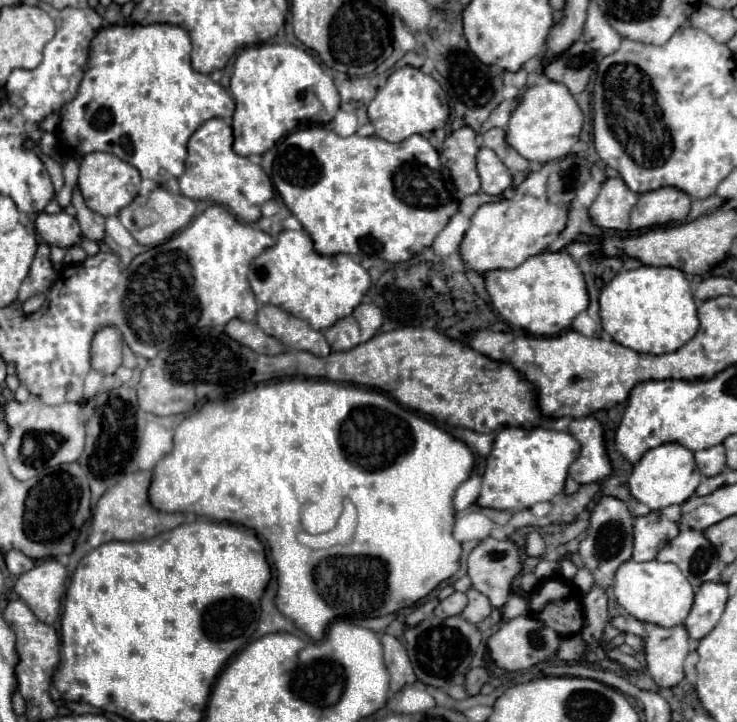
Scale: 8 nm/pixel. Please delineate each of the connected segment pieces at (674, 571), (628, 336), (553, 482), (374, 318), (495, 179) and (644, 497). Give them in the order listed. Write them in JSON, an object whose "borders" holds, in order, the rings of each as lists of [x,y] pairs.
{"borders":[[[[659,560],[623,562],[623,566],[619,566],[615,574],[613,590],[615,590],[617,602],[631,616],[635,616],[641,622],[651,622],[667,628],[683,624],[693,604],[693,588],[687,582],[687,578],[683,578],[683,572],[675,564],[659,562]]],[[[639,266],[635,270],[623,270],[603,288],[599,304],[603,330],[617,344],[635,352],[675,352],[677,348],[687,344],[699,328],[691,284],[677,268]]],[[[505,426],[497,432],[493,460],[483,474],[481,494],[477,506],[495,510],[525,510],[539,502],[549,502],[555,494],[563,492],[567,470],[579,456],[579,442],[569,432],[553,428],[513,428]]],[[[359,304],[353,310],[351,320],[355,322],[355,326],[359,330],[359,342],[367,342],[381,328],[383,314],[381,314],[381,310],[375,304]]],[[[479,148],[477,172],[481,178],[481,190],[491,196],[499,196],[511,186],[511,172],[503,166],[491,148]]],[[[663,444],[651,448],[635,464],[633,474],[629,476],[629,490],[639,502],[647,504],[651,510],[663,510],[671,504],[683,504],[687,498],[691,498],[699,482],[701,482],[701,474],[699,468],[695,466],[693,452],[681,444]]]]}

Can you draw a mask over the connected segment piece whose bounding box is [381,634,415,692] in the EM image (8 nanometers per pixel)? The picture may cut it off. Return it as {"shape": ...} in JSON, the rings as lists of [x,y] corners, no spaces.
{"shape":[[[391,634],[381,636],[381,644],[385,650],[385,666],[391,674],[391,690],[399,692],[405,682],[413,682],[415,674],[411,668],[411,662],[407,658],[405,646]]]}

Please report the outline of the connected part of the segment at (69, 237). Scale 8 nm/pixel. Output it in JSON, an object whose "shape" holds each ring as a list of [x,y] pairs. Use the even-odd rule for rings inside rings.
{"shape":[[[41,212],[35,220],[35,228],[37,228],[37,234],[49,246],[69,248],[69,246],[77,244],[81,238],[79,222],[73,216],[69,216],[67,212],[57,212],[57,214]]]}

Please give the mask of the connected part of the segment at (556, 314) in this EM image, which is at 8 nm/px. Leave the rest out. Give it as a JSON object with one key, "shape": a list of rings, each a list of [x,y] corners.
{"shape":[[[545,250],[527,258],[513,270],[489,270],[485,272],[485,288],[498,314],[533,336],[559,334],[569,328],[573,318],[589,304],[583,272],[563,250]]]}

